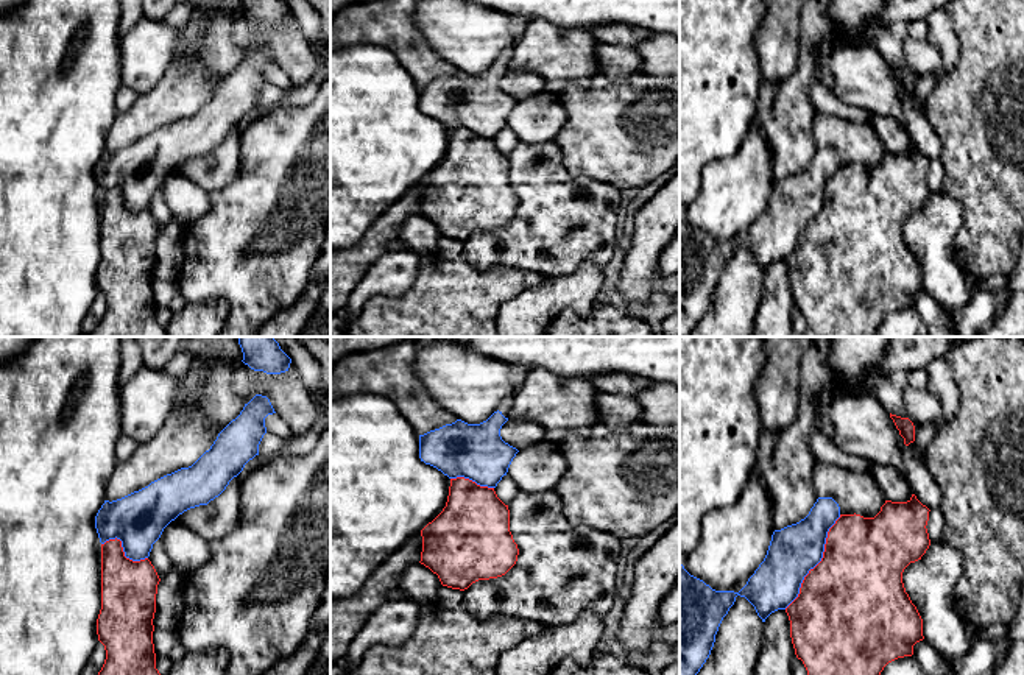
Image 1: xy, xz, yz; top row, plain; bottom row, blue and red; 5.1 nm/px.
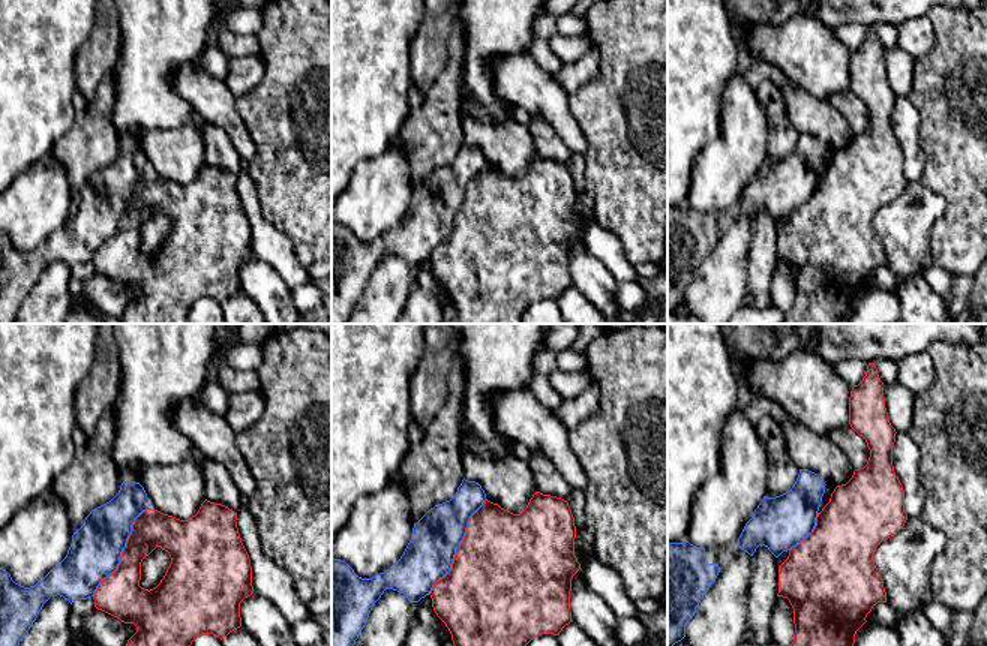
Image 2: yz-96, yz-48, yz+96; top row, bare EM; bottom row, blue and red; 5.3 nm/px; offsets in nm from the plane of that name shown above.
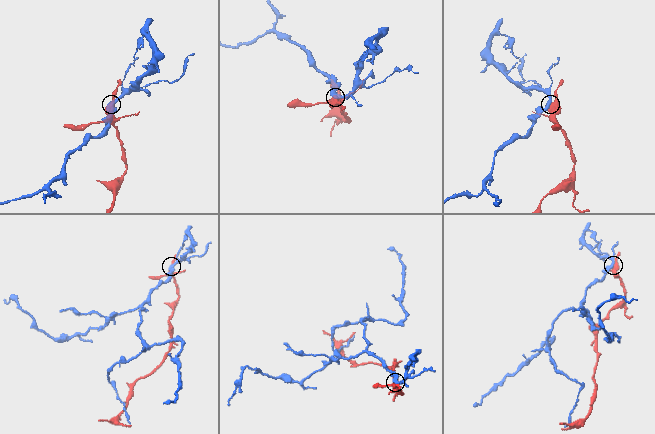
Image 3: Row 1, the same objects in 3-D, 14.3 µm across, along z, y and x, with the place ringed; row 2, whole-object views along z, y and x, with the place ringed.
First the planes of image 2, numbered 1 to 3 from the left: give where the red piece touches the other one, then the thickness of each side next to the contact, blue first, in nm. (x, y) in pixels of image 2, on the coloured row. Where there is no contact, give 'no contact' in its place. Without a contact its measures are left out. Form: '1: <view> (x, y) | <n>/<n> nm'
1: yz-96 (122, 550) | 280/240 nm
2: yz-48 (458, 546) | 260/480 nm
3: yz+96 (809, 534) | 280/480 nm

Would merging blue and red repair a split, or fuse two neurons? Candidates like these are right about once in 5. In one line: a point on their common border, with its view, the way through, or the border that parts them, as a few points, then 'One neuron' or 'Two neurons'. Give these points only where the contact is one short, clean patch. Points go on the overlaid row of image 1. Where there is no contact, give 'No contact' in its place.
Touches blue at yz (819, 561). Two neurons

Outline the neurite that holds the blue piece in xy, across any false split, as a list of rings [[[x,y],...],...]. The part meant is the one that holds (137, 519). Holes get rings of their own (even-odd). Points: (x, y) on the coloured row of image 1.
[[[256,394],[245,404],[240,415],[232,419],[217,436],[209,451],[206,451],[192,466],[181,468],[167,474],[148,486],[134,491],[117,500],[104,500],[95,516],[95,528],[100,542],[120,539],[125,557],[140,561],[150,557],[153,544],[161,538],[164,528],[184,511],[207,505],[218,497],[229,482],[237,477],[245,465],[259,455],[259,444],[267,433],[265,418],[276,413],[270,399]]]

